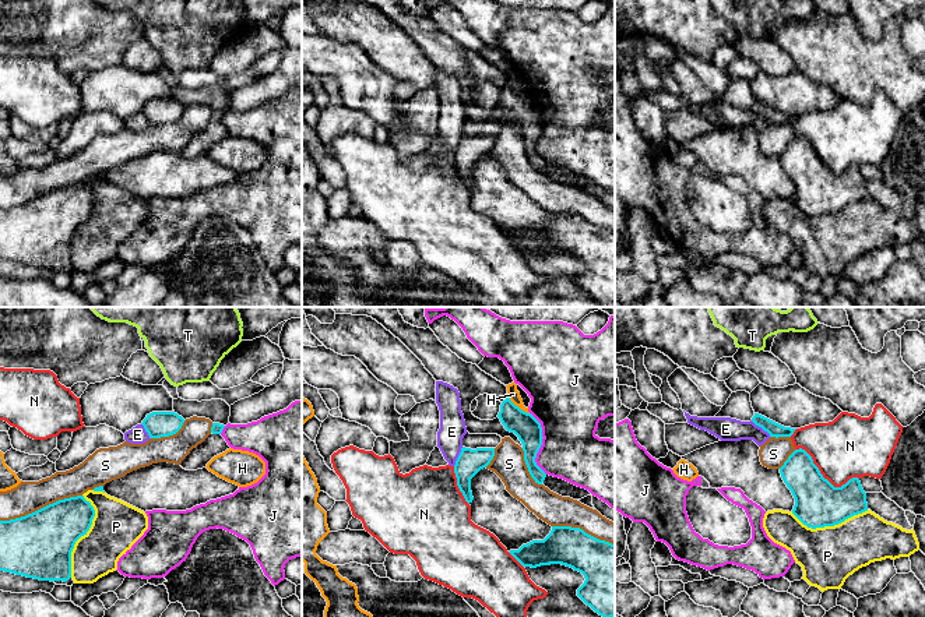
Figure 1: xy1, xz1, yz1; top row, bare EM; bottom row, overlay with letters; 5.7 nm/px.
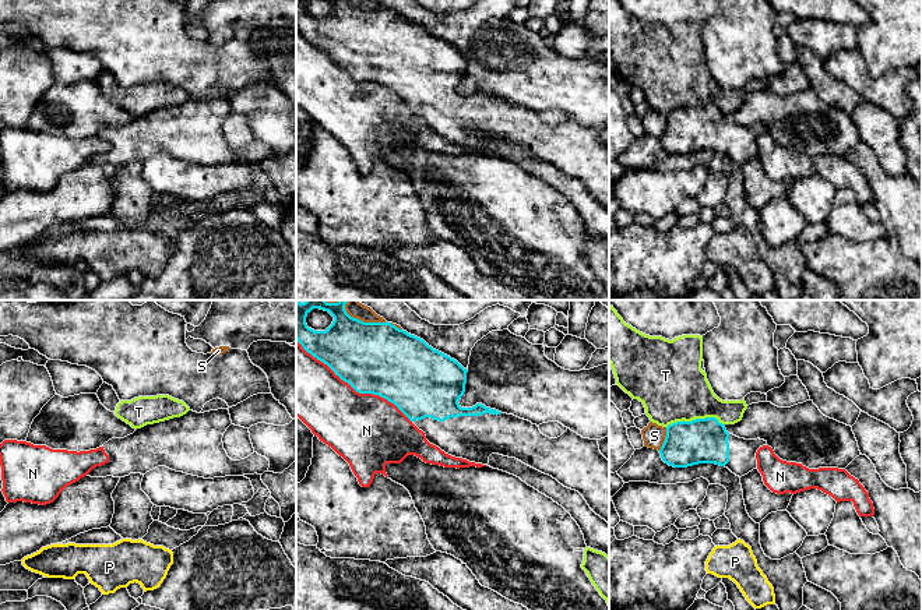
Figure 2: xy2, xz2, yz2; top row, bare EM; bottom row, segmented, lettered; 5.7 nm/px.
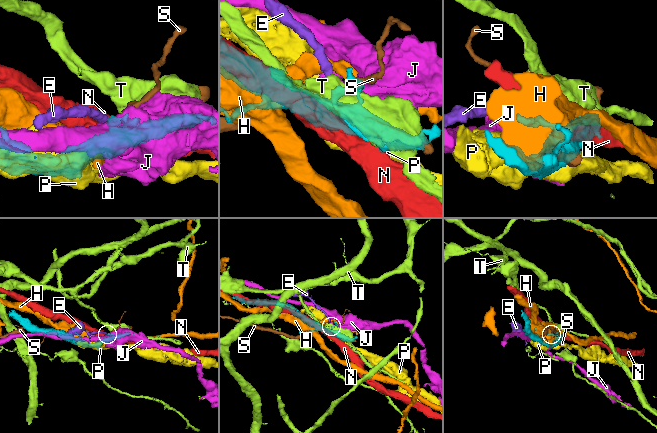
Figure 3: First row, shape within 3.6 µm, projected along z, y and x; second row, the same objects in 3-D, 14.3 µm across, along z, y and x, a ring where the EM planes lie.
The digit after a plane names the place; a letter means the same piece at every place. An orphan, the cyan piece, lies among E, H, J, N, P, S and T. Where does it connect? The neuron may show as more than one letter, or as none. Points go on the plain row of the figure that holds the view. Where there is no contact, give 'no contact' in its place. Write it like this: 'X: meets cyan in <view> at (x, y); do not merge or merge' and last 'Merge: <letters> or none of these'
E: meets cyan in yz1 at (760, 113); do not merge
H: meets cyan in xz1 at (517, 94); do not merge
J: meets cyan in xz1 at (541, 130); do not merge
N: meets cyan in xz2 at (352, 74); do not merge
P: meets cyan in xy1 at (81, 222); do not merge
S: meets cyan in xy1 at (41, 196); do not merge
T: meets cyan in yz2 at (710, 105); do not merge
Merge: none of these

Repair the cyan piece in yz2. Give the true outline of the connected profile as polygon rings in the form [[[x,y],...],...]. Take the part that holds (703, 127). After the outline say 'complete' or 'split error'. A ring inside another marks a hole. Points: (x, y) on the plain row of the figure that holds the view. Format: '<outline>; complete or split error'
[[[715,105],[696,106],[692,109],[676,109],[666,114],[666,124],[659,137],[665,151],[673,155],[687,155],[698,151],[715,151],[728,155],[732,161],[742,165],[757,156],[756,140],[767,133],[764,127],[745,127],[729,121],[725,112]]]; split error

